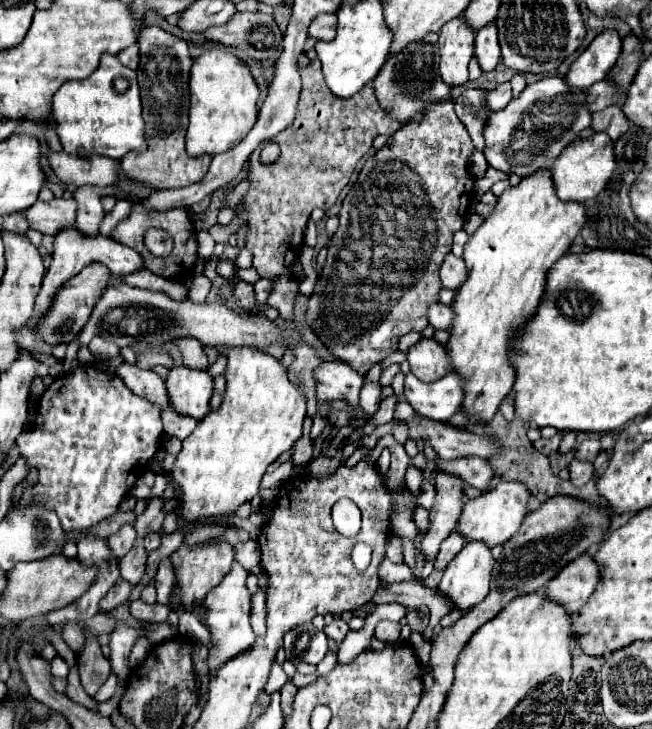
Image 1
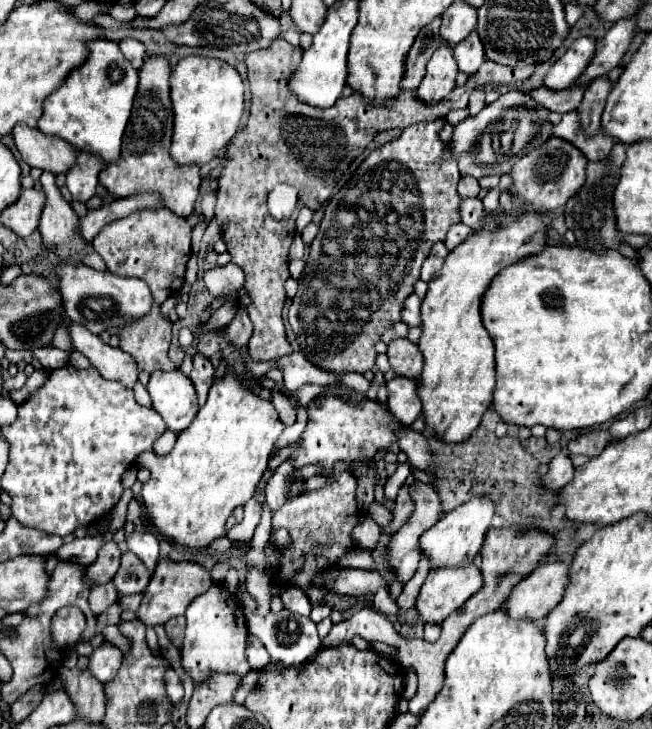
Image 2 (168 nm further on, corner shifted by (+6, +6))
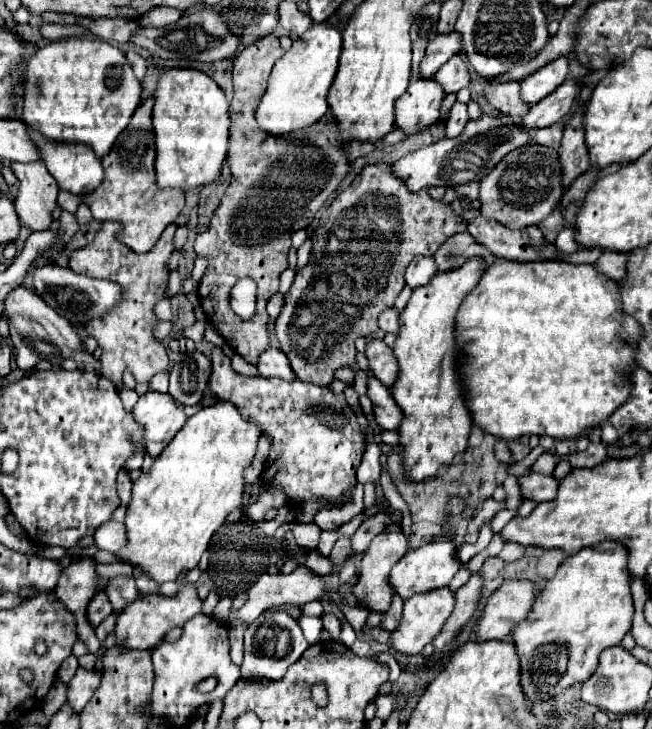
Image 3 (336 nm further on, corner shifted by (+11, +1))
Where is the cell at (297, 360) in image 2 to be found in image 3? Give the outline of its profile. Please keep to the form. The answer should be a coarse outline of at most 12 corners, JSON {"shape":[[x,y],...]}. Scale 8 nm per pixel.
{"shape":[[265,349],[255,367],[261,377],[293,381],[293,369],[281,349]]}

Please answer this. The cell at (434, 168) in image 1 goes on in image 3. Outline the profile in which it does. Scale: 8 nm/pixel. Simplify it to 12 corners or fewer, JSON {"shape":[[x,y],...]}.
{"shape":[[387,163],[311,235],[275,337],[329,385],[405,287],[467,229]]}

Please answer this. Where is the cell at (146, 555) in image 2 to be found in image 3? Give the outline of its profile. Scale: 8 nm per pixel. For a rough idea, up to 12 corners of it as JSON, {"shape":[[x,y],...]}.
{"shape":[[109,519],[95,529],[99,549],[125,547],[125,525]]}

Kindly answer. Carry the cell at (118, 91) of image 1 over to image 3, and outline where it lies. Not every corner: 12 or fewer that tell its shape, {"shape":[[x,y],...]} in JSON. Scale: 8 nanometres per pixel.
{"shape":[[69,37],[27,59],[23,117],[109,153],[141,103],[119,47]]}

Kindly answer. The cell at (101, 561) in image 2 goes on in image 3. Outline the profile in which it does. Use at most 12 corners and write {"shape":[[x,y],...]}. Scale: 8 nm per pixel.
{"shape":[[81,559],[63,569],[53,589],[75,615],[77,637],[89,653],[101,643],[85,617],[95,595],[95,561]]}

